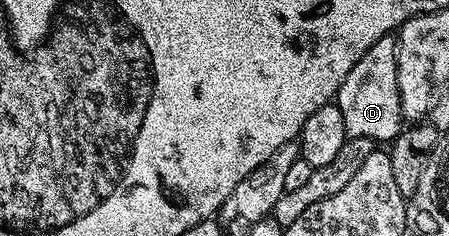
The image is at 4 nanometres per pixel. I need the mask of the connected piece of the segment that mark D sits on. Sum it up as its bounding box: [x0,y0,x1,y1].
[335,34,403,142]

